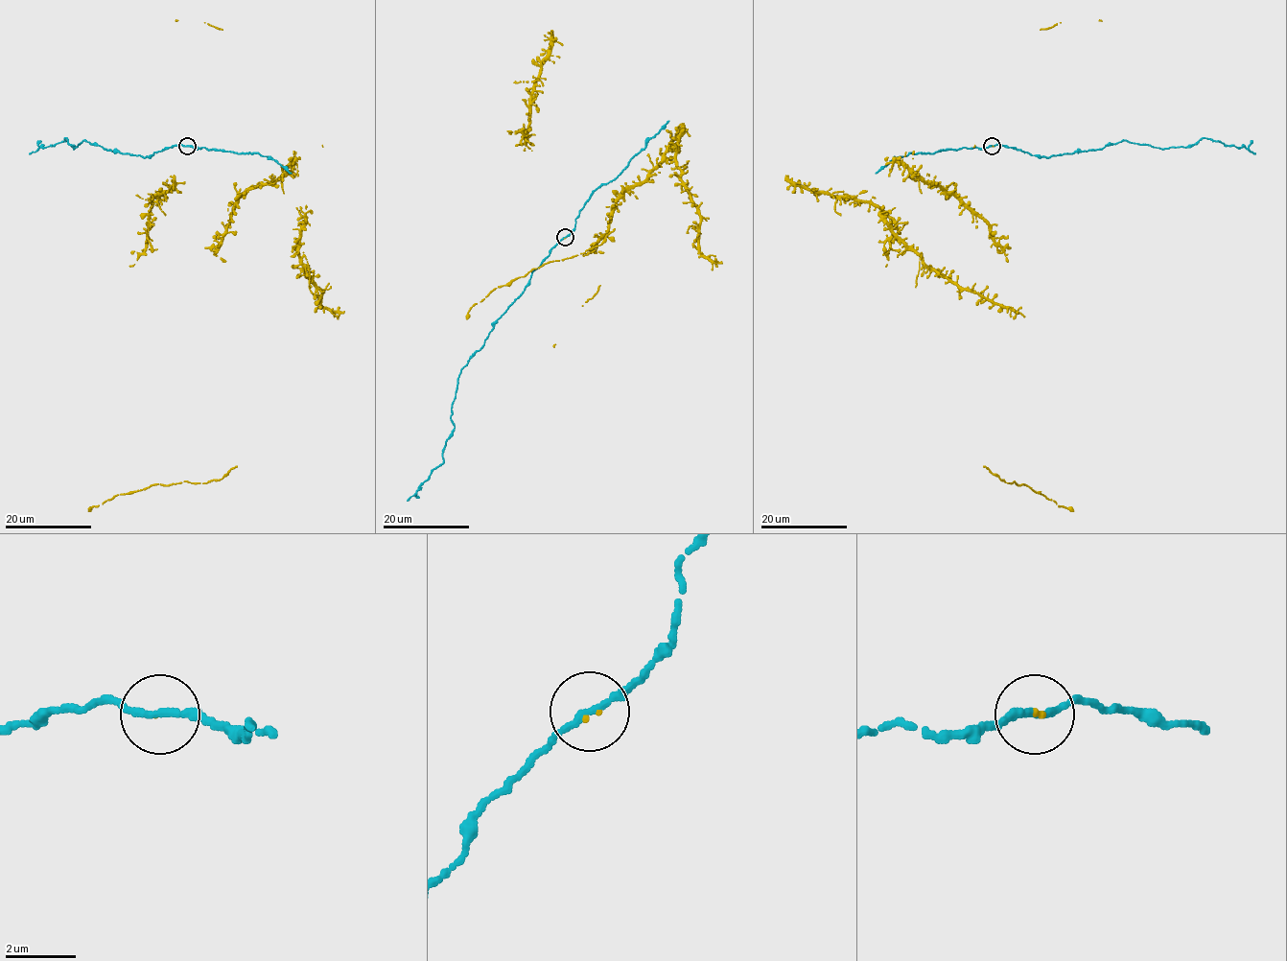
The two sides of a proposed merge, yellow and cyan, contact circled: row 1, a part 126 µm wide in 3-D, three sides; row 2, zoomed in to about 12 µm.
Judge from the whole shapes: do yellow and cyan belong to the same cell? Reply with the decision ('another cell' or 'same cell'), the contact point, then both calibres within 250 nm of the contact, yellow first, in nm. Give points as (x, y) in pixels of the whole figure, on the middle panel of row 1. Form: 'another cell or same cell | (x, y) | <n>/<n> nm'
same cell | (565, 237) | 100/200 nm

